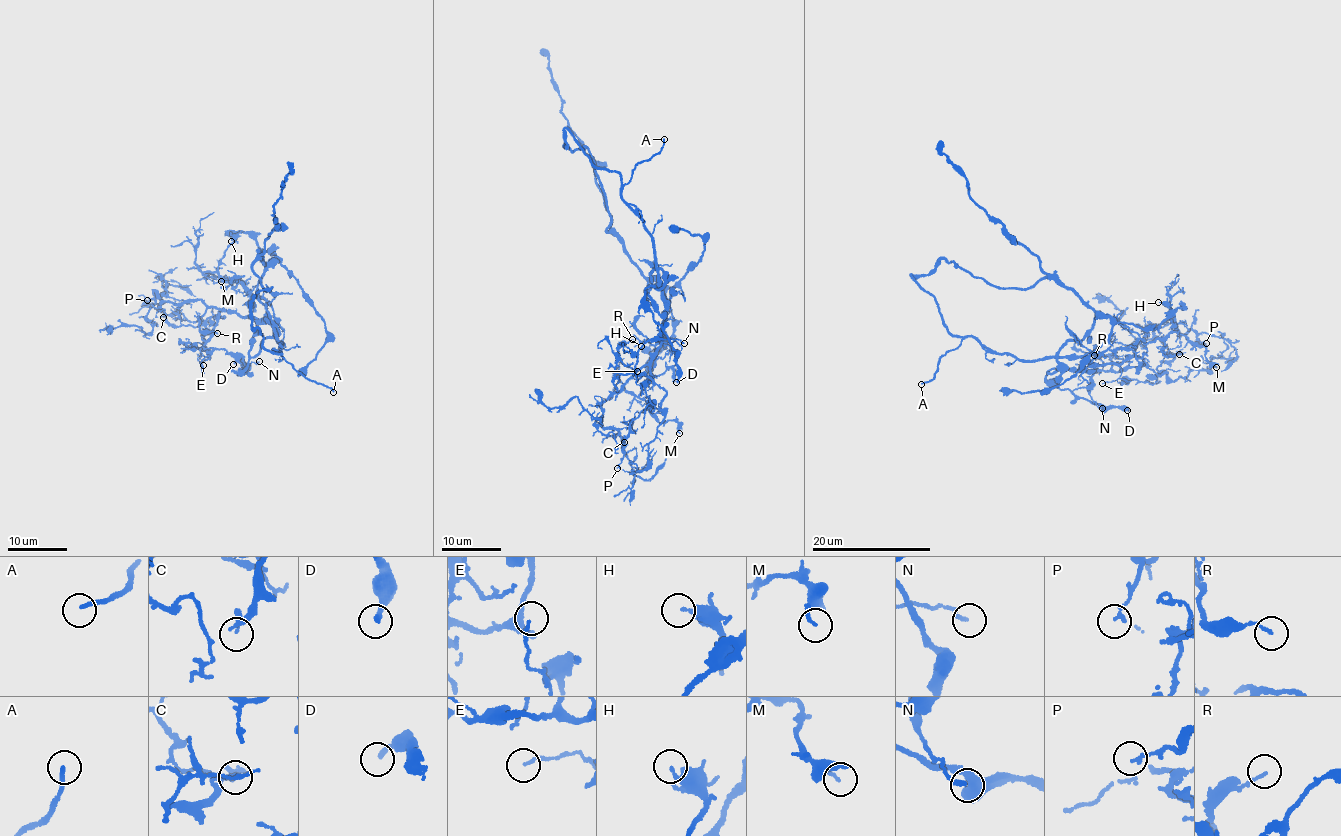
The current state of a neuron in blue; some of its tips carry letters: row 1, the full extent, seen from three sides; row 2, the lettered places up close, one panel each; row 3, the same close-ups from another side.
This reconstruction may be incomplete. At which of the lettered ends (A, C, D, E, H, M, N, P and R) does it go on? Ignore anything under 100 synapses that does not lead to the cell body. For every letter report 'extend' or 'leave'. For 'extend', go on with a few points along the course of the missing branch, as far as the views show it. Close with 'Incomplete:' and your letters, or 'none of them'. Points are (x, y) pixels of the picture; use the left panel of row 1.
A: extend
C: leave
D: leave
E: leave
H: leave
M: leave
N: leave
P: leave
R: leave
Incomplete: A

